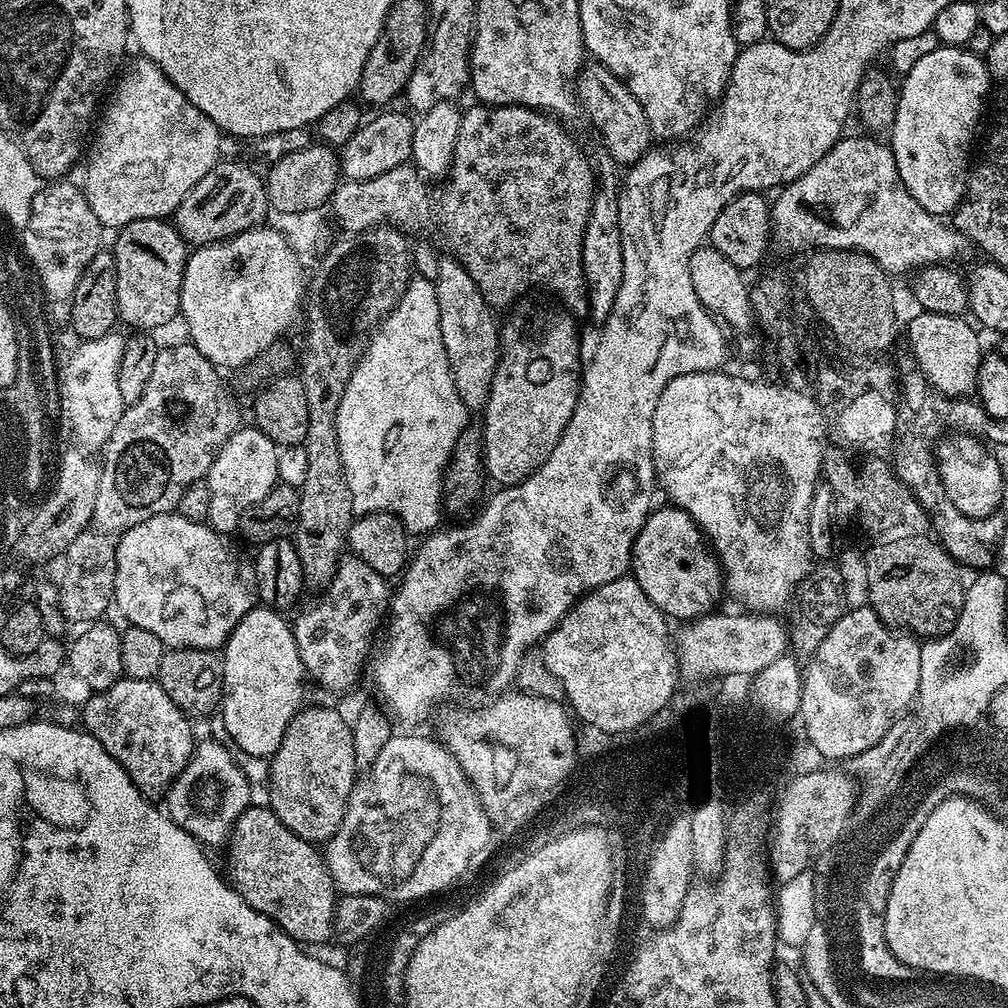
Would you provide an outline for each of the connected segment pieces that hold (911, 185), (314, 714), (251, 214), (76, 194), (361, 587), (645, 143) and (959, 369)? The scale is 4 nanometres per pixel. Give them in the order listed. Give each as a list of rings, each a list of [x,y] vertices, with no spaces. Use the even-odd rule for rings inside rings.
[[[937,46],[933,52],[926,54],[926,58],[914,62],[911,70],[903,73],[904,85],[901,83],[898,88],[896,117],[890,129],[890,147],[906,190],[910,190],[914,202],[918,202],[922,210],[937,218],[951,217],[964,199],[964,185],[970,171],[968,155],[972,152],[972,139],[976,136],[976,127],[984,112],[984,99],[990,96],[985,57],[975,56],[968,50],[964,46]]]
[[[301,707],[296,717],[286,726],[286,734],[278,750],[267,761],[268,764],[268,800],[272,812],[298,838],[309,844],[323,845],[342,826],[346,814],[352,786],[358,779],[358,769],[354,760],[354,738],[352,724],[340,712],[332,708]]]
[[[226,160],[217,162],[210,174],[206,174],[206,178],[202,178],[202,182],[198,182],[190,194],[186,194],[175,210],[175,228],[189,245],[213,244],[216,240],[236,236],[239,232],[263,225],[264,215],[270,212],[268,189],[261,173],[259,176],[244,164]]]
[[[48,182],[41,187],[30,218],[22,227],[22,241],[45,294],[52,300],[67,301],[74,294],[74,286],[78,286],[78,278],[82,278],[82,270],[86,270],[86,262],[101,251],[102,225],[94,218],[94,210],[90,210],[90,202],[80,188],[60,183],[64,182]]]
[[[351,554],[341,559],[336,573],[328,585],[319,593],[320,601],[313,608],[308,608],[292,624],[292,633],[298,646],[298,654],[302,658],[302,666],[309,677],[312,676],[328,692],[348,692],[360,680],[360,672],[365,671],[366,661],[370,655],[374,640],[372,635],[376,627],[381,627],[386,609],[390,604],[389,581],[378,570],[370,570],[366,562]]]
[[[599,62],[585,63],[576,78],[574,91],[579,107],[584,108],[590,123],[596,127],[600,140],[604,143],[603,151],[611,156],[618,166],[637,164],[653,147],[654,137],[646,122],[646,114],[642,114],[642,106],[634,94],[604,64]]]
[[[923,310],[917,313],[908,324],[908,348],[921,374],[925,376],[923,379],[942,395],[971,397],[976,391],[982,359],[980,340],[976,337],[977,329],[964,316],[934,314]]]

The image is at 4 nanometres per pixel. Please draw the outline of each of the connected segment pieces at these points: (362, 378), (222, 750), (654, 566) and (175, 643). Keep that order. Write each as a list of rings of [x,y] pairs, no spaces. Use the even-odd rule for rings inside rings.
[[[413,278],[409,280],[404,296],[394,306],[391,314],[385,316],[375,331],[371,333],[368,343],[364,345],[364,352],[361,353],[360,360],[356,364],[356,369],[350,374],[350,380],[342,394],[342,400],[338,402],[336,414],[338,450],[344,463],[344,477],[350,490],[353,513],[389,512],[400,519],[405,532],[409,534],[431,533],[441,523],[439,520],[440,512],[442,513],[445,468],[451,458],[456,440],[470,424],[468,416],[470,416],[470,409],[464,404],[458,390],[455,389],[454,378],[451,376],[450,366],[447,362],[446,349],[443,346],[442,330],[439,329],[439,308],[438,298],[435,296],[435,283],[431,279]]]
[[[204,740],[201,744],[199,741],[193,747],[192,757],[166,793],[166,815],[204,846],[227,845],[234,822],[250,807],[251,800],[248,799],[252,796],[252,788],[248,785],[248,776],[228,753],[229,745],[224,744],[216,740]]]
[[[675,506],[667,507],[657,507],[649,512],[638,538],[632,544],[630,572],[635,576],[638,586],[642,586],[646,598],[650,598],[650,602],[654,602],[654,606],[659,612],[664,613],[665,617],[671,618],[673,621],[676,619],[677,622],[687,622],[696,617],[707,616],[717,607],[715,604],[720,600],[720,592],[722,596],[724,577],[715,551],[706,543],[706,537],[694,522],[694,518],[690,518],[690,514],[686,510]]]
[[[164,512],[160,516],[154,518],[146,518],[142,522],[138,522],[138,526],[134,526],[130,530],[126,530],[126,534],[120,540],[120,545],[116,551],[116,591],[114,593],[114,604],[122,615],[128,619],[129,625],[141,628],[142,630],[150,630],[150,634],[158,634],[158,638],[164,643],[165,649],[170,648],[211,648],[213,650],[223,649],[228,643],[230,634],[238,626],[238,622],[242,622],[242,618],[254,607],[258,600],[256,591],[256,574],[251,563],[244,561],[244,556],[231,544],[229,537],[222,532],[215,532],[208,527],[207,523],[199,524],[198,522],[190,522],[186,518],[182,518],[178,514],[172,512]]]

